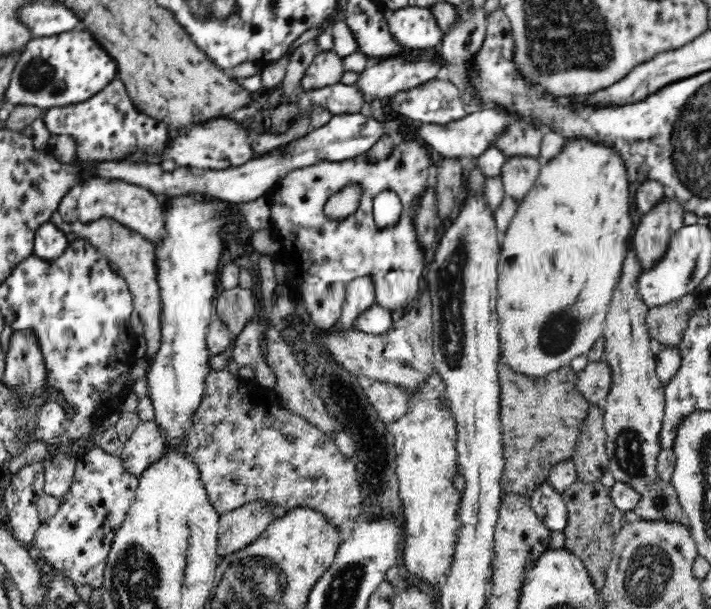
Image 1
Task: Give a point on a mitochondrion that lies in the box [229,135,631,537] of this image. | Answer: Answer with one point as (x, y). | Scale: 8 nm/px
(452, 277)

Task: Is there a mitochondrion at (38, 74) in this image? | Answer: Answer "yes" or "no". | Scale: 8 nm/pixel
yes

